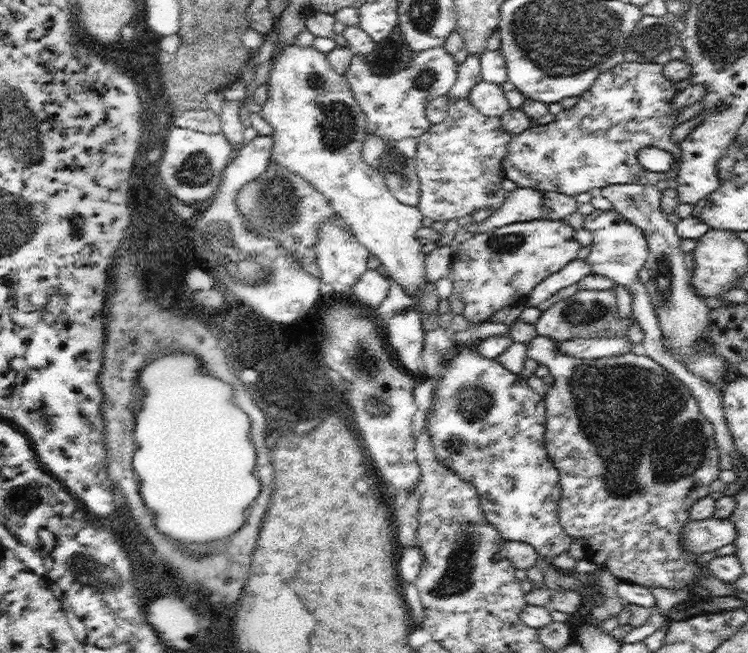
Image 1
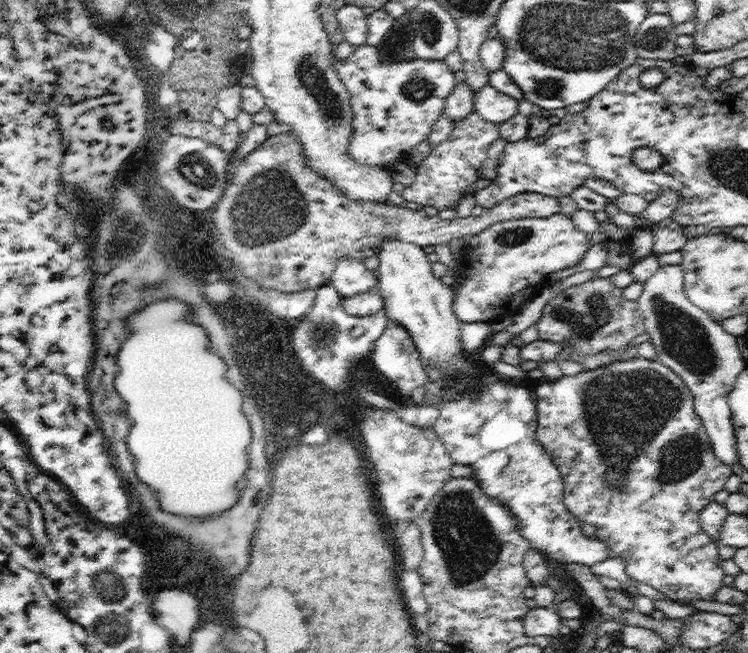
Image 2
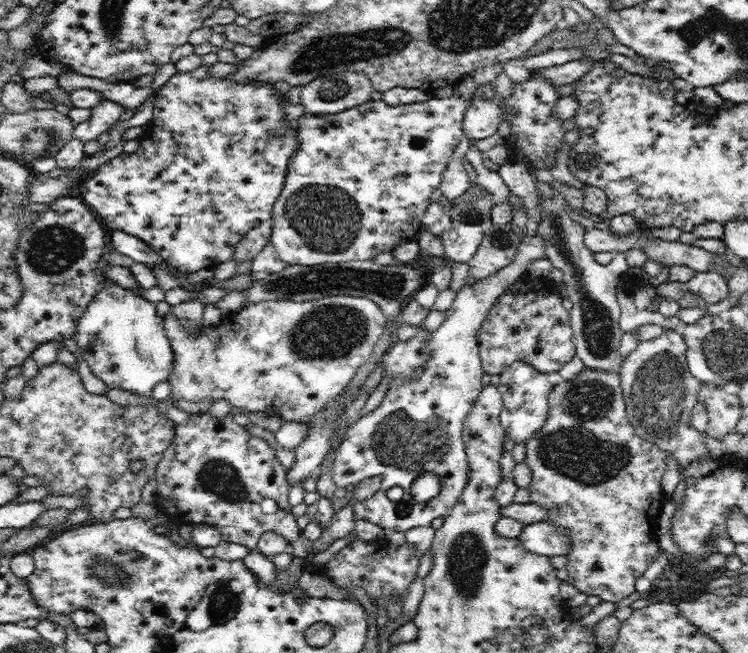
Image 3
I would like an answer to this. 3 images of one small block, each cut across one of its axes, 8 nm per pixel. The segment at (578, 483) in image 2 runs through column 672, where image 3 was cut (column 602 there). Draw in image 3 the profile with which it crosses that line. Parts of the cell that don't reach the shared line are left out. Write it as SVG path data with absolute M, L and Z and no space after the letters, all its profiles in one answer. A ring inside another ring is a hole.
M584 368L576 378L572 380L562 380L558 386L552 386L552 392L548 392L548 418L544 422L544 428L540 428L538 436L532 436L532 440L526 442L526 466L532 470L532 484L528 486L530 490L530 500L536 506L542 506L548 510L550 518L548 522L556 528L564 528L568 530L570 536L570 550L568 554L564 554L568 558L568 584L572 584L576 590L588 594L588 596L600 596L604 602L620 602L624 598L628 598L630 594L636 592L636 578L644 576L644 572L648 570L648 566L658 558L660 554L660 546L658 546L658 518L662 514L662 506L666 502L666 496L662 492L662 478L666 474L666 452L662 452L660 448L654 448L652 444L648 444L642 436L638 436L638 430L634 428L632 420L628 418L626 412L626 402L624 402L624 392L622 392L622 384L620 384L620 374L618 372L608 372L608 370L596 370L596 368Z

